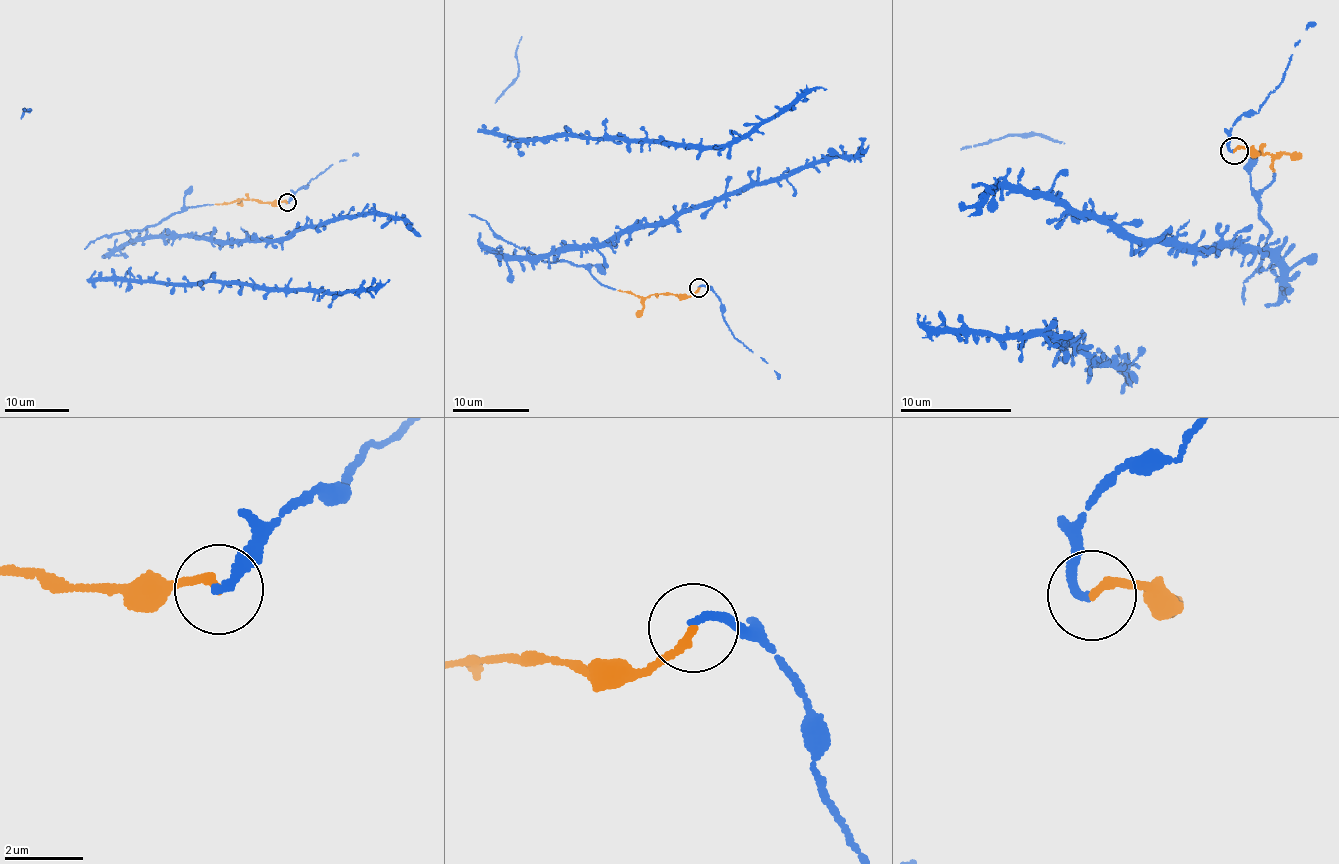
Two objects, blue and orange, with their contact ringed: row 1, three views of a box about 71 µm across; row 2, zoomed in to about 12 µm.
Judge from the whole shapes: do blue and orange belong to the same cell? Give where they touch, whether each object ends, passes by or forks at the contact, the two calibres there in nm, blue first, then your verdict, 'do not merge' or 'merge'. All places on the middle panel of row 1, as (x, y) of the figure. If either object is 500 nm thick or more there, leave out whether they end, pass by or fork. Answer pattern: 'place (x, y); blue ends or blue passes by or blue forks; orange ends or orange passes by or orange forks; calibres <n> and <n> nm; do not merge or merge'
place (699, 287); blue ends; orange ends; calibres 240 and 200 nm; merge

